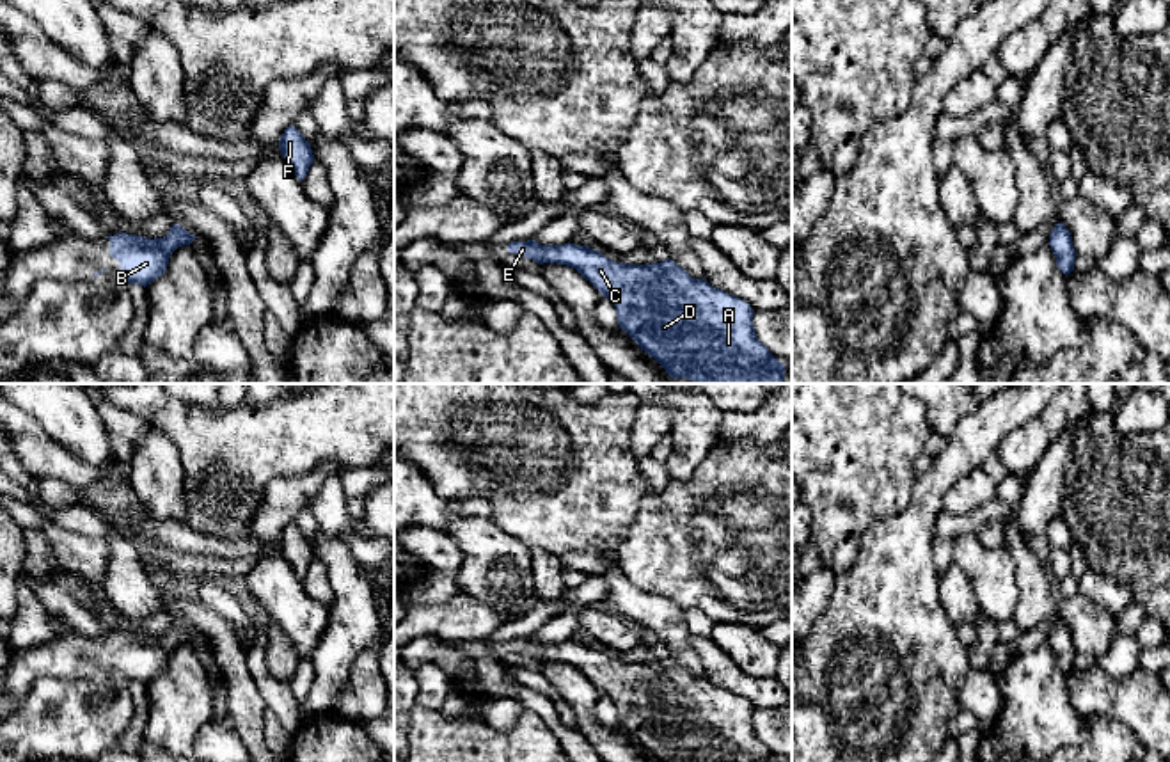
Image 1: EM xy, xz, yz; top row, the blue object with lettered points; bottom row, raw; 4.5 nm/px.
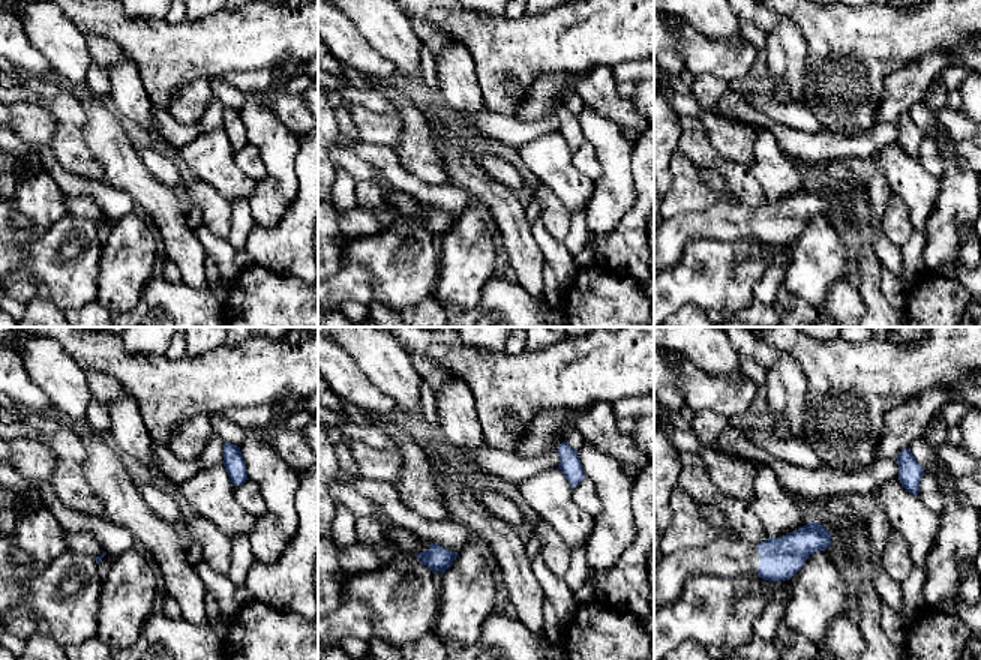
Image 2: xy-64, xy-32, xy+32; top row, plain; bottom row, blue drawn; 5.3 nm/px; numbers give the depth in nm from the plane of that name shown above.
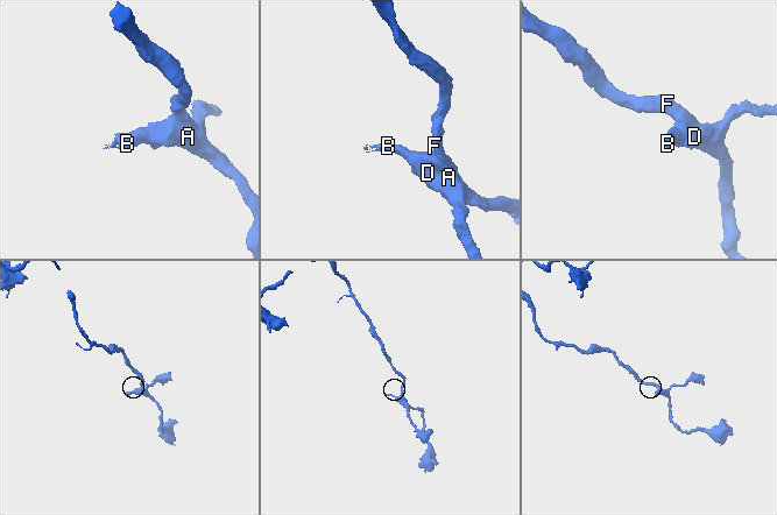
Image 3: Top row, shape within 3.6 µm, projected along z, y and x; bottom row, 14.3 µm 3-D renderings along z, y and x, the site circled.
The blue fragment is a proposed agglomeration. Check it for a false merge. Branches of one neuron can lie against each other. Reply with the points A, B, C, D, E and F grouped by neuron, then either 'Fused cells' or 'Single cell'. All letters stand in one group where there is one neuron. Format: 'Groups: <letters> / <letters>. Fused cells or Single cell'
Groups: A B C D E F. Single cell

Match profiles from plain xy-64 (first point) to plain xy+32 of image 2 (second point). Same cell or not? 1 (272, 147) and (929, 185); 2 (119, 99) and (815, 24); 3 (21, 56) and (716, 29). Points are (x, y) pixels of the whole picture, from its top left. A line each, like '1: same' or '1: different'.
1: different
2: different
3: different

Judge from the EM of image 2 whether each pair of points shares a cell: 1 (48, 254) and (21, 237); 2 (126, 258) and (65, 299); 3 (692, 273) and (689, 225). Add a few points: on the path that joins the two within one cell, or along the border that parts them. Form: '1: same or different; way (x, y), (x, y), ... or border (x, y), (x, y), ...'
1: different; border (59, 221), (23, 248), (23, 260), (15, 269)
2: different; border (101, 248), (98, 296), (95, 299)
3: different; border (722, 239), (692, 239), (681, 258), (669, 269)

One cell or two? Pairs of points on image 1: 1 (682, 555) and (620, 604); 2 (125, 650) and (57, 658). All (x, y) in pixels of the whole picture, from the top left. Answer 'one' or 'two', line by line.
1: two
2: one

